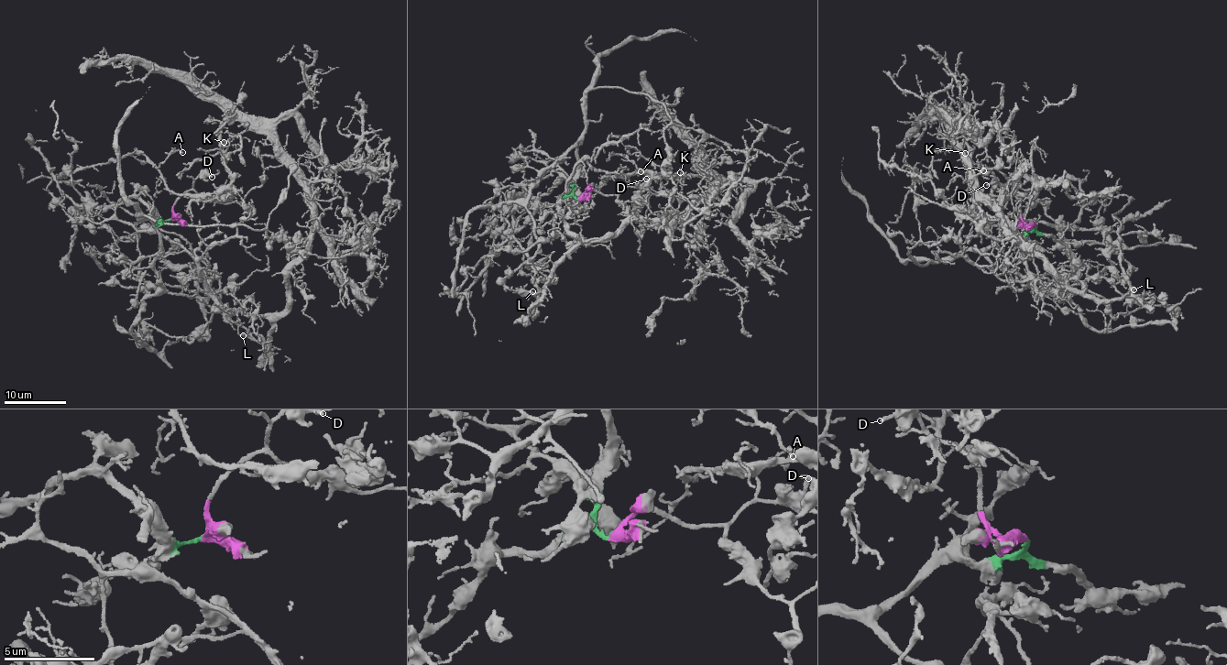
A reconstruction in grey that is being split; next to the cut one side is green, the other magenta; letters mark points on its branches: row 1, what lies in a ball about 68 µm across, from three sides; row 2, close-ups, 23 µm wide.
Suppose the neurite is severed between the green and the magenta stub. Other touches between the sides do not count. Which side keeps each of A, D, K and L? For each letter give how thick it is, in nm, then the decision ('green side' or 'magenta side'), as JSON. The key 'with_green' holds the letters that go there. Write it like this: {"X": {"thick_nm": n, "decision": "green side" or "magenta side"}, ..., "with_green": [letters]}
{"A": {"thick_nm": 130, "decision": "green side"}, "D": {"thick_nm": 200, "decision": "magenta side"}, "K": {"thick_nm": 150, "decision": "green side"}, "L": {"thick_nm": 130, "decision": "green side"}, "with_green": ["A", "K", "L"]}

